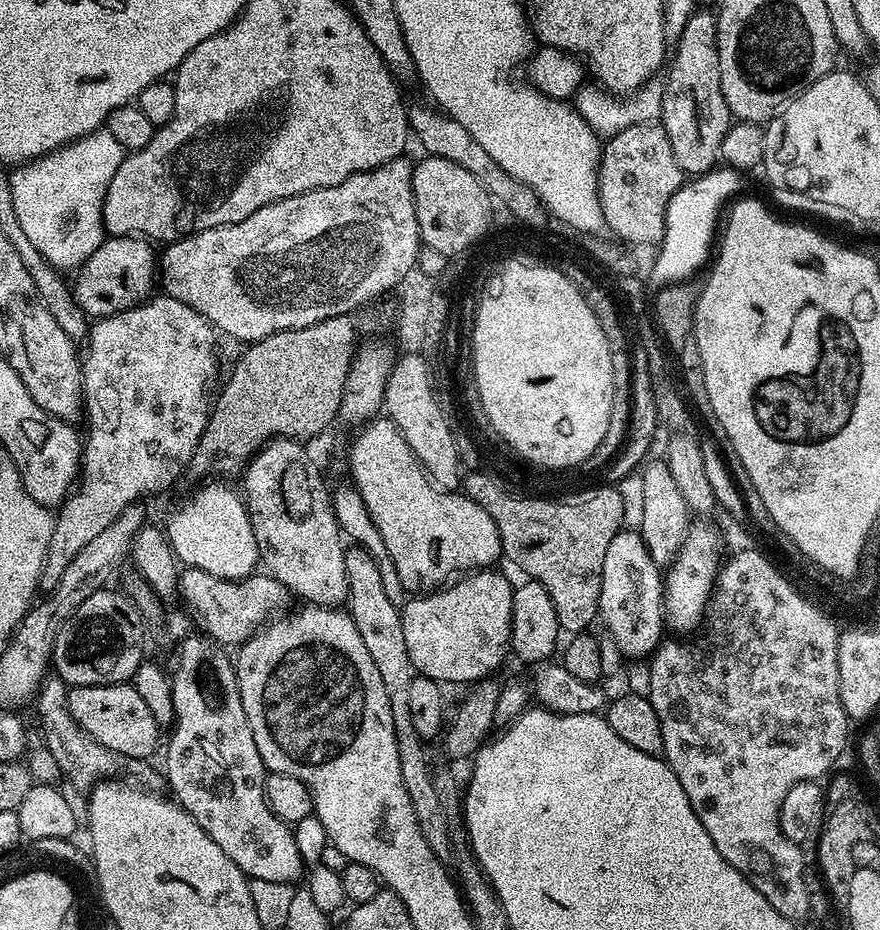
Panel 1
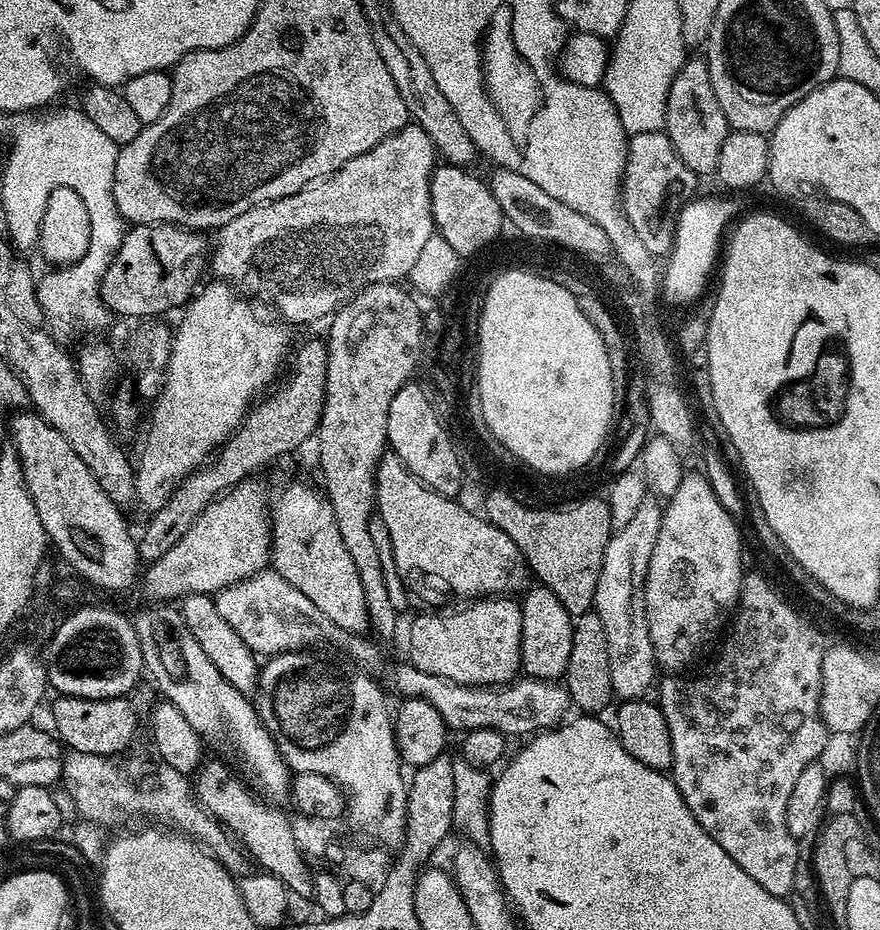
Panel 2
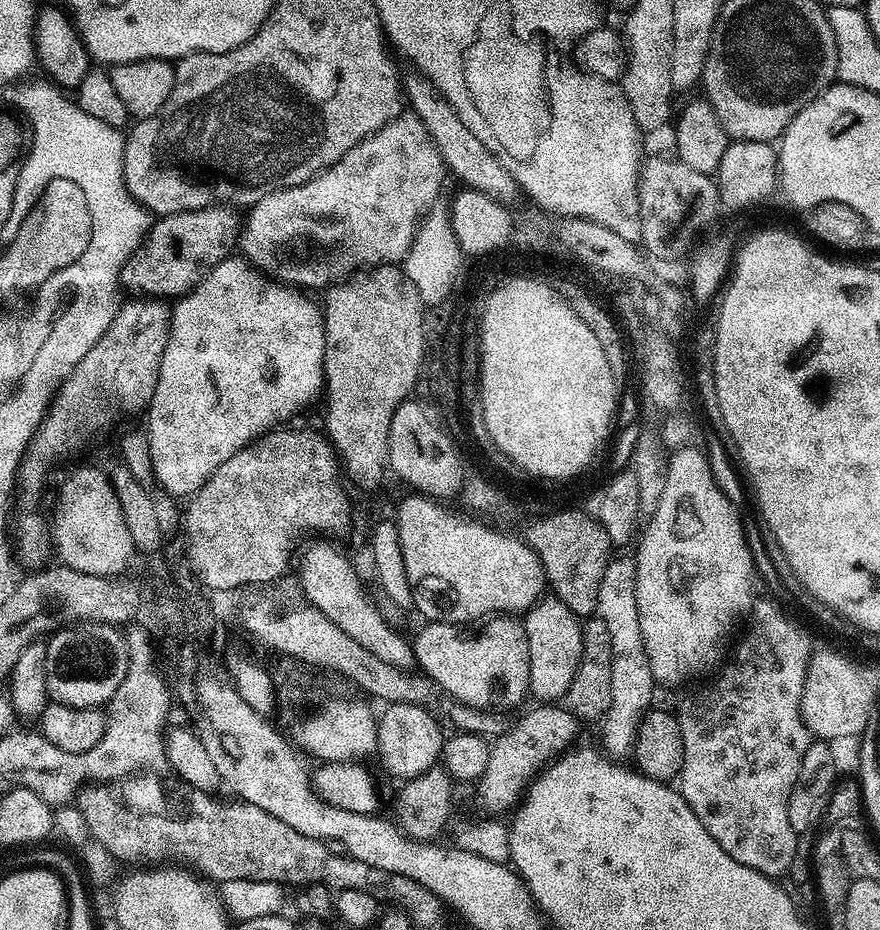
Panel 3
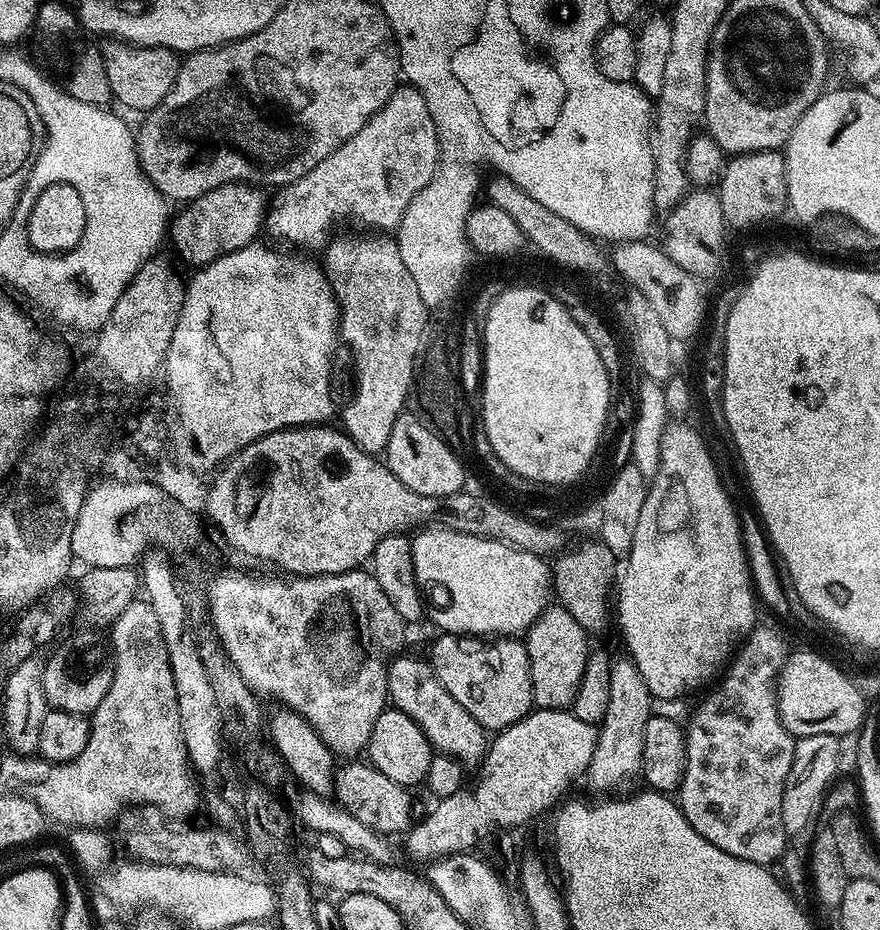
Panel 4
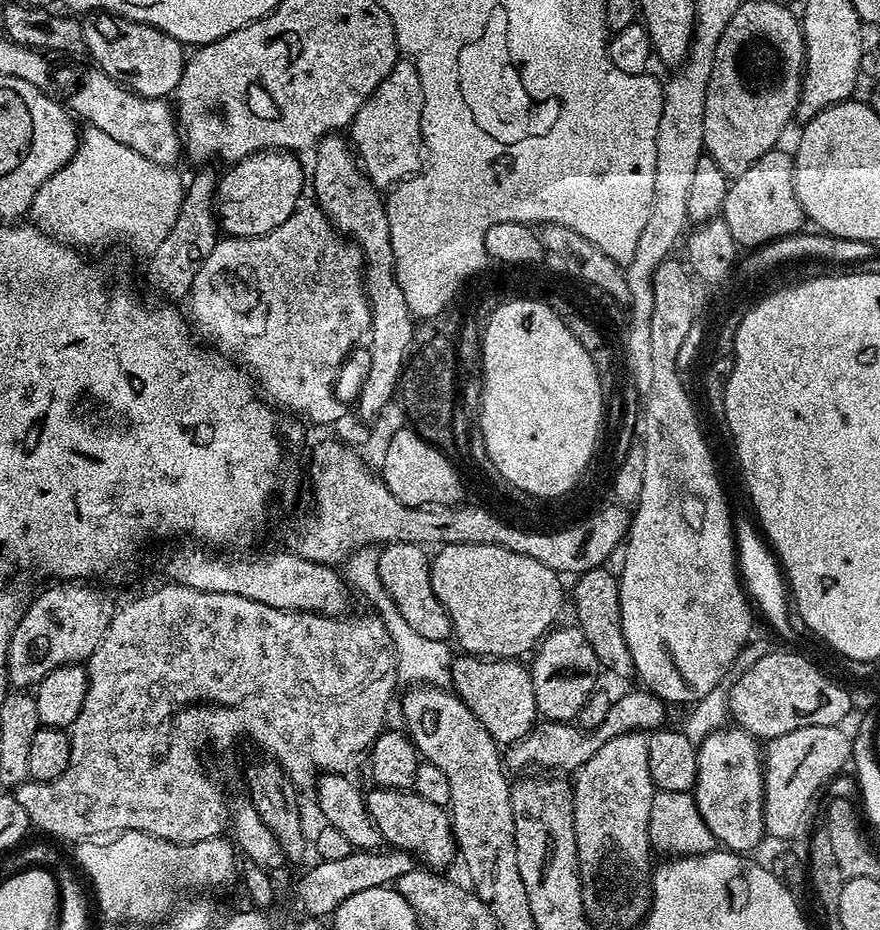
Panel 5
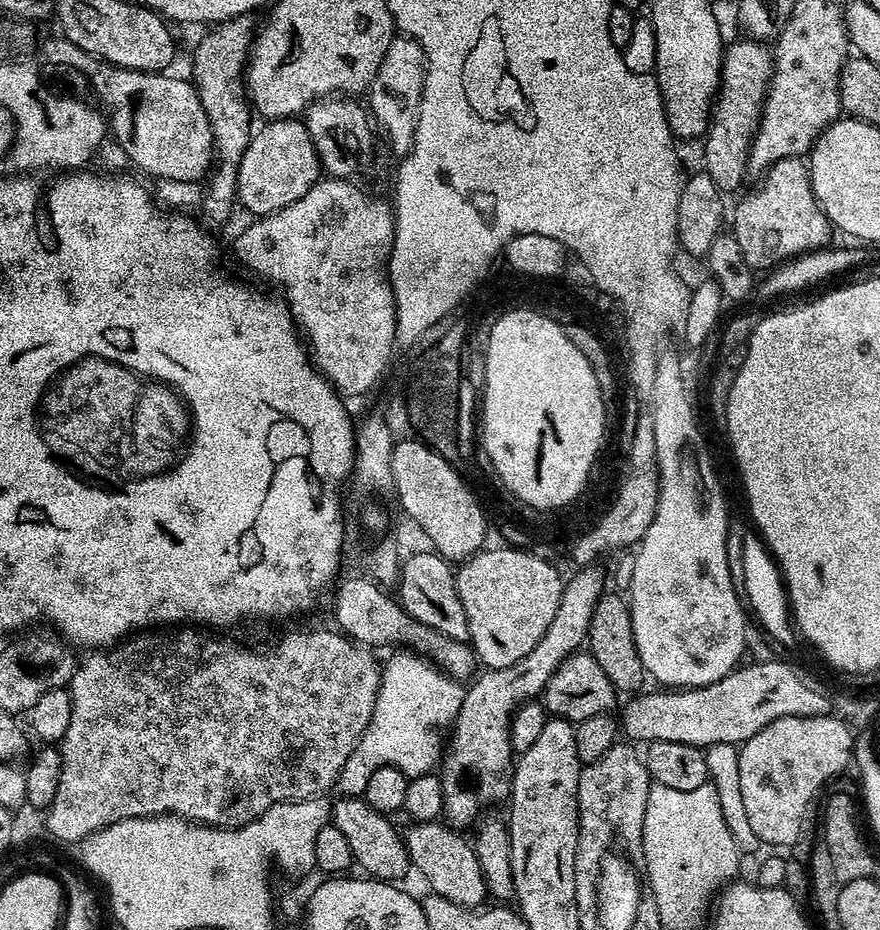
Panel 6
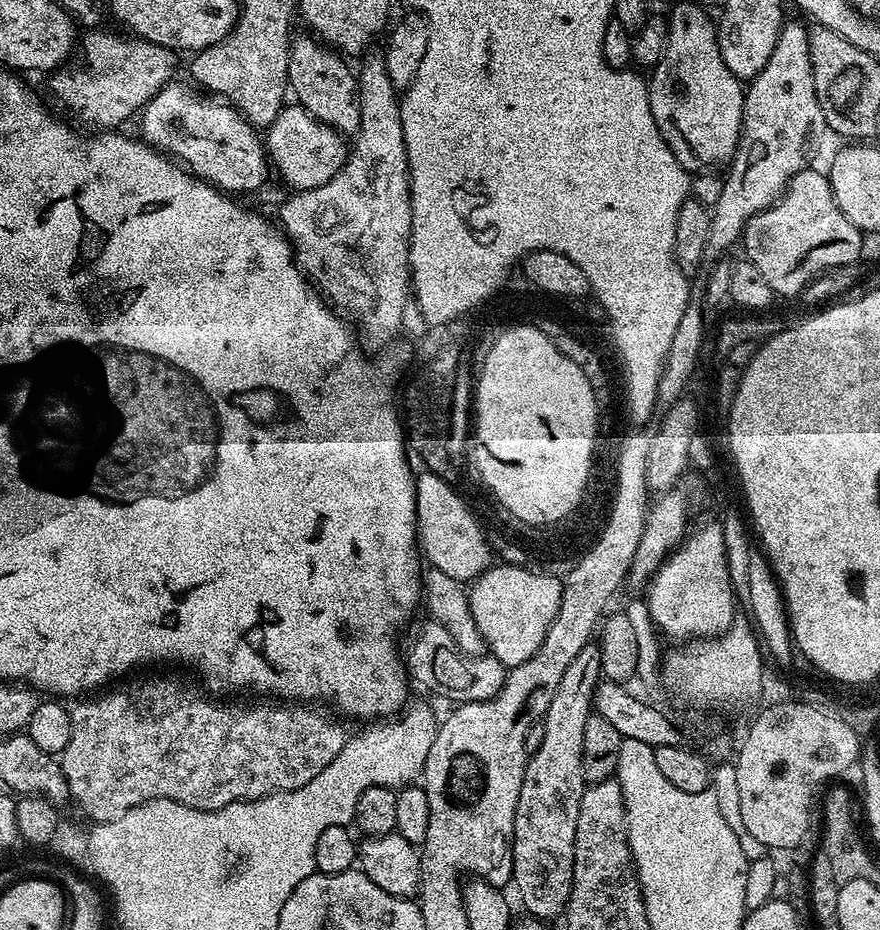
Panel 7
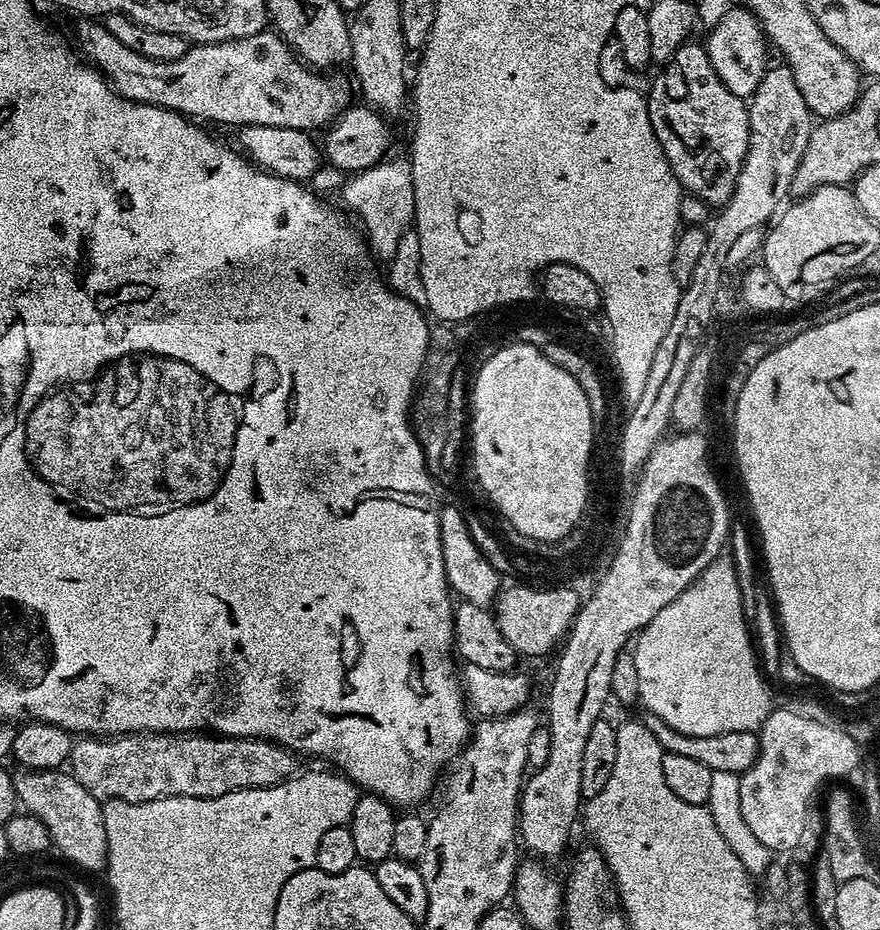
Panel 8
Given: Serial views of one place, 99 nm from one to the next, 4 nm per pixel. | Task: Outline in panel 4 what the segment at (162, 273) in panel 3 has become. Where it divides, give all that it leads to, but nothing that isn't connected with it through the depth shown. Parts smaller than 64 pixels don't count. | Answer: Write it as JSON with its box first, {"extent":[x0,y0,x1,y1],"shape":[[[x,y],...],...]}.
{"extent":[170,182,266,266],"shape":[[[237,182],[223,184],[210,190],[199,200],[193,200],[180,217],[175,217],[170,228],[170,240],[191,266],[203,266],[214,262],[218,256],[225,256],[239,248],[253,243],[266,224],[264,196],[254,184]]]}

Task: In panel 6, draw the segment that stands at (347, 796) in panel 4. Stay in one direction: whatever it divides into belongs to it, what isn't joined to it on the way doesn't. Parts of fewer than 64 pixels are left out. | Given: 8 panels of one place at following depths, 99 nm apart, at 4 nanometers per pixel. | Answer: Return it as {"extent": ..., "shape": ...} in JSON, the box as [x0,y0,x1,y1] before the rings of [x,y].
{"extent":[403,820,490,905],"shape":[[[425,820],[413,823],[411,827],[409,832],[403,833],[404,844],[408,847],[408,858],[411,867],[415,871],[417,868],[421,878],[432,887],[429,889],[451,904],[483,905],[490,895],[473,845],[468,840],[464,841],[460,837],[463,835],[455,827],[444,822]]]}

